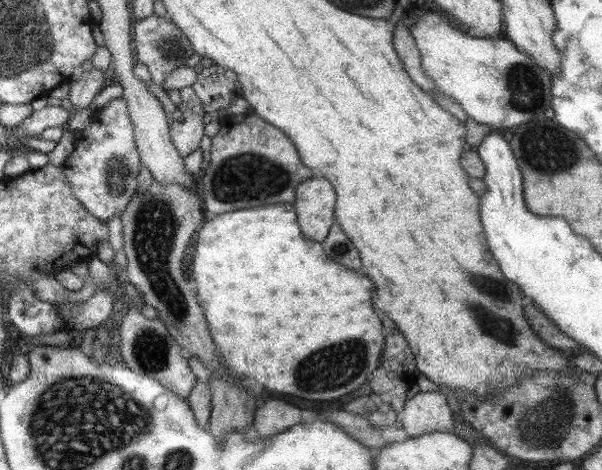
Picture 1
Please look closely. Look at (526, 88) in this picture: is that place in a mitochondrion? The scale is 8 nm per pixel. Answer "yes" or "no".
yes

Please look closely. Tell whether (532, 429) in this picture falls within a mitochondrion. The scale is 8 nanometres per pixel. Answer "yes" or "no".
yes

